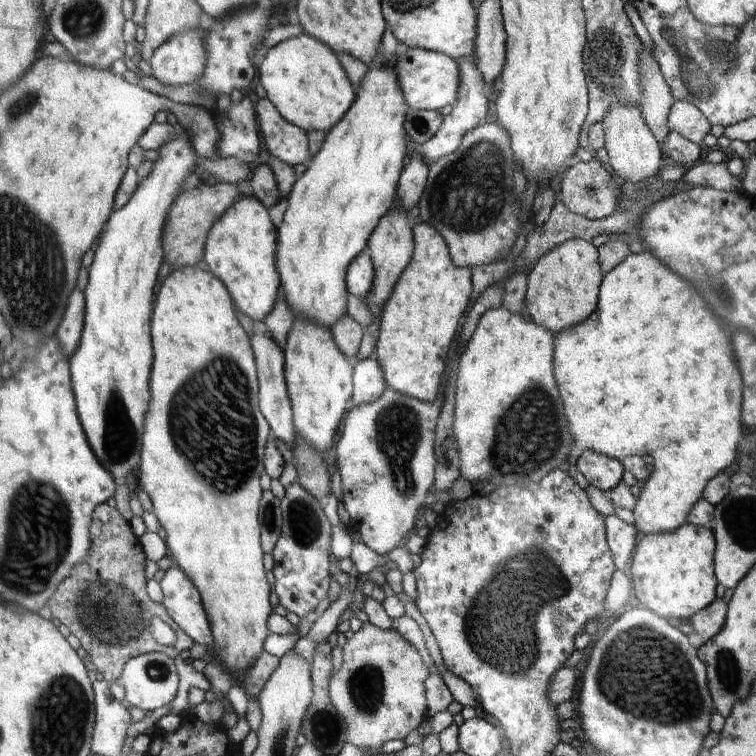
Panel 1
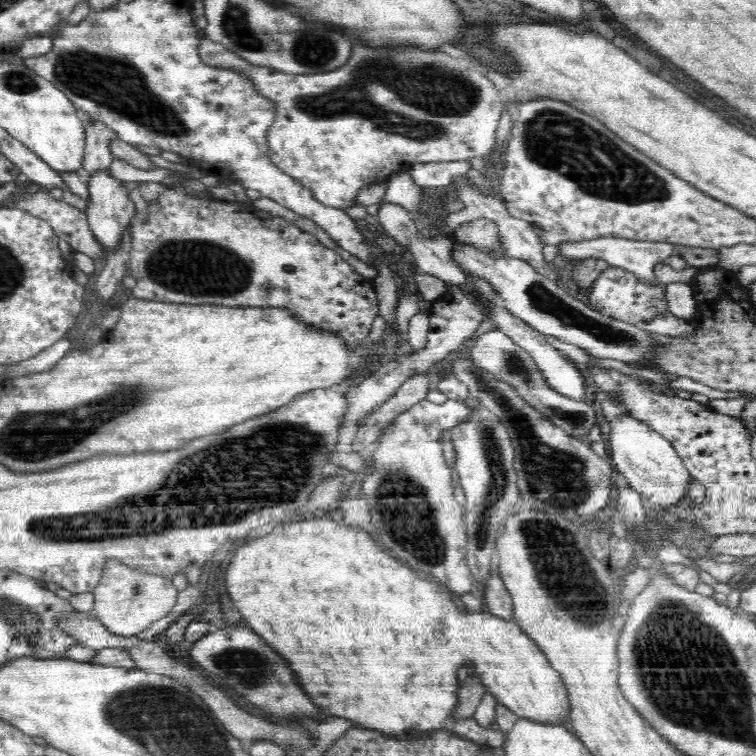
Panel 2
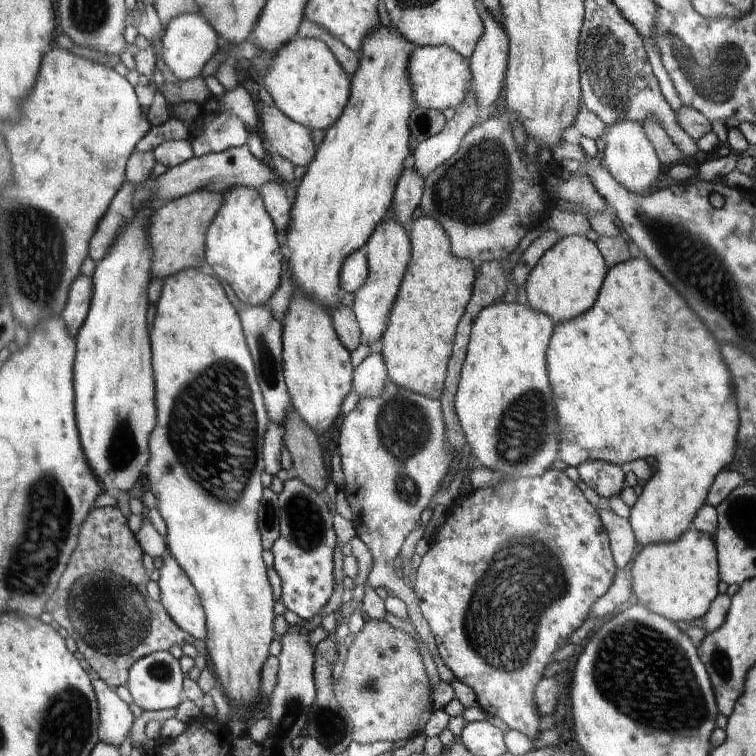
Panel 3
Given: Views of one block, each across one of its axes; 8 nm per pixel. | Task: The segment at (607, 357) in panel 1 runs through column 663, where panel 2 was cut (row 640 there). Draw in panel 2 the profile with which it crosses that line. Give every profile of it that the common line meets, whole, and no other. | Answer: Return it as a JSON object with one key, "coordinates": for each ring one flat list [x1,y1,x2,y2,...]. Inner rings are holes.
{"coordinates":[[334,516,303,518,302,522,291,521,277,524,269,534,243,543,238,548,229,565,226,568,225,585,232,603,245,618,244,625,251,628,265,644,274,648,292,668,292,672,298,678,298,684,306,692,306,696,318,704,320,708,328,710,328,716,352,720,355,728,377,730,384,737,416,738,427,737,436,730,444,728,446,722,454,716,456,710,456,694,458,694,458,670,461,666,475,666,476,675,480,677,480,683,488,692,491,692,498,703,504,703,519,718,527,718,544,725,564,726,566,720,571,720,570,699,568,689,563,683,561,674,552,668,548,657,540,650,540,647,516,624,516,621,500,618,490,613,462,613,451,601,451,598,436,582,420,578,418,572,408,568,406,564,400,564,390,554,386,554,382,548,376,546,376,542,362,530,344,526,342,522,334,522]]}

